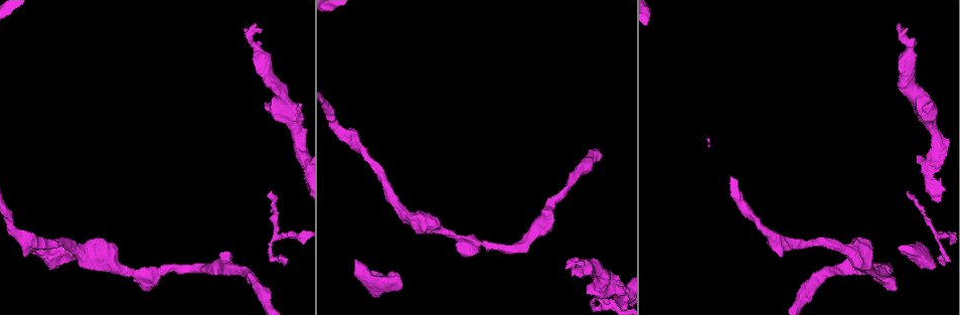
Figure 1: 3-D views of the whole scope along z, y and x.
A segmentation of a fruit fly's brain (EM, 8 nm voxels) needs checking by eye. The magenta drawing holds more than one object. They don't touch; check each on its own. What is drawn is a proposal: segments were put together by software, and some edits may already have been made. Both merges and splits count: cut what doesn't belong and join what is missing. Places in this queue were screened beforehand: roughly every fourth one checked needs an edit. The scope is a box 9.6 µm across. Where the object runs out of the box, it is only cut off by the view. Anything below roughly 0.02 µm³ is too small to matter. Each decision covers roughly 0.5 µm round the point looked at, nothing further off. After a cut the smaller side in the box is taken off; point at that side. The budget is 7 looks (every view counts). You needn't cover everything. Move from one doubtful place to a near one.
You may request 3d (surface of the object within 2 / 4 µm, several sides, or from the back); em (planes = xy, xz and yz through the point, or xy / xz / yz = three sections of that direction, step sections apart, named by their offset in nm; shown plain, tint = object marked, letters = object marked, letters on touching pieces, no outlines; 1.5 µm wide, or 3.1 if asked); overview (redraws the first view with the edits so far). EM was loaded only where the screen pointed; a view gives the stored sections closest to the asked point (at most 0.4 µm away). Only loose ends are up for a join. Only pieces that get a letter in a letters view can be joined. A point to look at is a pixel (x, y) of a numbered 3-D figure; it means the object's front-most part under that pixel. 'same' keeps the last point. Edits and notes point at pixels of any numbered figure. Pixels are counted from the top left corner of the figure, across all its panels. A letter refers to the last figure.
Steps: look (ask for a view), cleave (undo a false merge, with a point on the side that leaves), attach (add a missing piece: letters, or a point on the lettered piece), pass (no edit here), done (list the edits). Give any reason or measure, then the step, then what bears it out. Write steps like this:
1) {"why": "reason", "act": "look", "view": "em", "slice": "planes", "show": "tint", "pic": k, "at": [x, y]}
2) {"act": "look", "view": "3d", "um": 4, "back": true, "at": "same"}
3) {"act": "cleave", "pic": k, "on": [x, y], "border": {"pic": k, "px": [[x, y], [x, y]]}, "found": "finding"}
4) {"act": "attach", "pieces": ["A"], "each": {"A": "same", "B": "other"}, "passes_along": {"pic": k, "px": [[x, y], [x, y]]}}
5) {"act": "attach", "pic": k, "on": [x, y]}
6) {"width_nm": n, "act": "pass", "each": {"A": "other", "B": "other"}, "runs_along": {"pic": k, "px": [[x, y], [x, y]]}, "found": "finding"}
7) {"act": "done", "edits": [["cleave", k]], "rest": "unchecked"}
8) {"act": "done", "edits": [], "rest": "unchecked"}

{"why": "an open end", "act": "look", "view": "em", "slice": "xy", "step": 8, "show": "tint", "pic": 1, "at": [906, 192]}

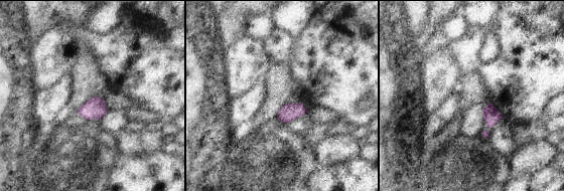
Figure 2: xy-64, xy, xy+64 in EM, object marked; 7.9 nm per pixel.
{"why": "cut it another way", "act": "look", "view": "em", "slice": "planes", "show": "letters", "at": "same"}

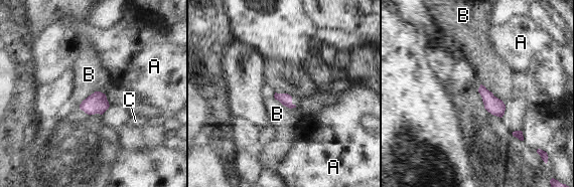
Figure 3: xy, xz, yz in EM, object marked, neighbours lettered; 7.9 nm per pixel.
{"act": "pass", "each": {"A": "other", "B": "other", "C": "other"}, "border": {"pic": 3, "px": [[105, 94], [94, 91], [79, 107]]}, "found": "none of them fits"}

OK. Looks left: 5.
{"why": "end of a long branch", "act": "look", "view": "3d", "um": 4, "pic": 1, "at": [262, 28]}

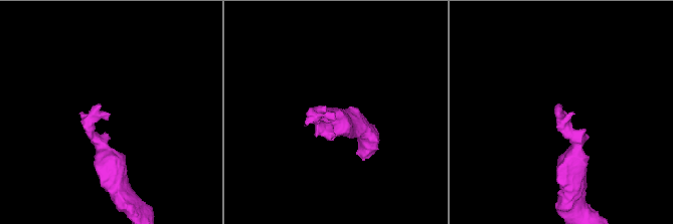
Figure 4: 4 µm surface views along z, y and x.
{"why": "now the EM", "act": "look", "view": "em", "slice": "xy", "step": 8, "show": "letters", "pic": 4, "at": [108, 114]}

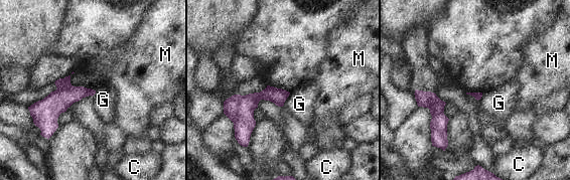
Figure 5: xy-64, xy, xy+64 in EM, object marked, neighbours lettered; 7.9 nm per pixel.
{"act": "look", "view": "em", "slice": "planes", "show": "letters", "at": "same"}

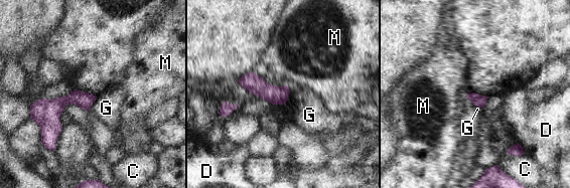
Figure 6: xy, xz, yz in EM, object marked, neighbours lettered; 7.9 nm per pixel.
{"act": "pass", "each": {"C": "other", "D": "other", "G": "other", "M": "other"}, "border": {"pic": 6, "px": [[97, 97], [89, 110]]}, "found": "none of them fits"}

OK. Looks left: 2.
{"act": "done", "edits": [], "rest": "unchecked"}

